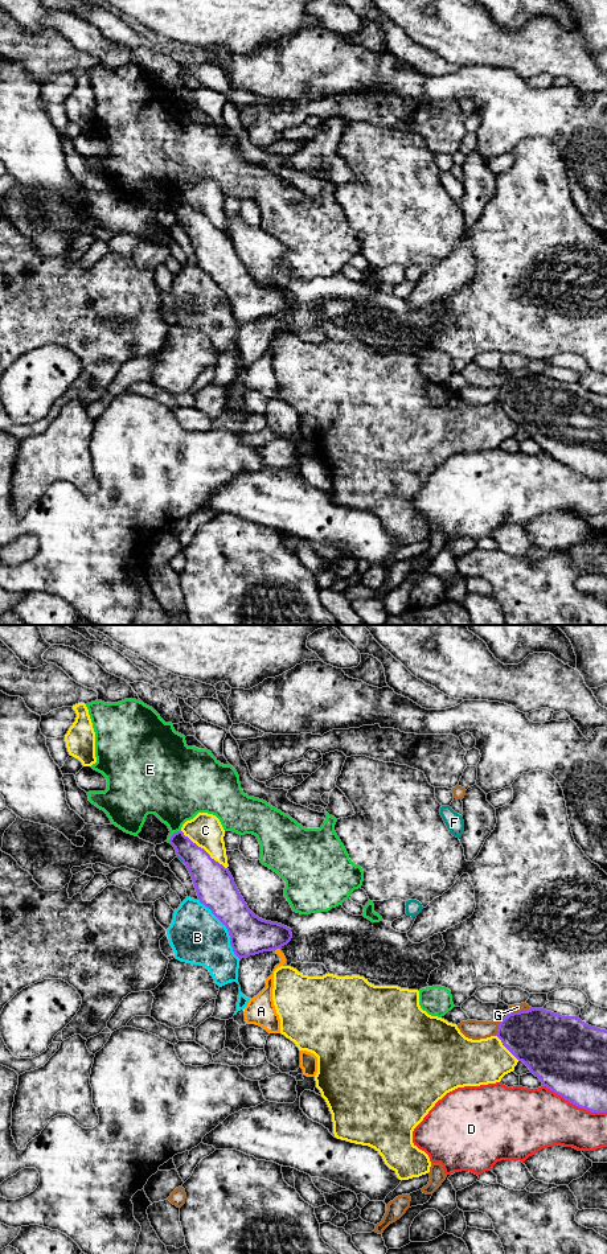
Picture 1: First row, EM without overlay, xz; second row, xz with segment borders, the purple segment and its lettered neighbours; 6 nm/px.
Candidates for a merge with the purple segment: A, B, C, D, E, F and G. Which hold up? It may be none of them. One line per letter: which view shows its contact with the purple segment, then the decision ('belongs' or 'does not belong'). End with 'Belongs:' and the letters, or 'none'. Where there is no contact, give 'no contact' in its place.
A: meets purple in xz; does not belong
B: meets purple in xz; does not belong
C: meets purple in xz; does not belong
D: meets purple in xz; does not belong
E: meets purple in xz; does not belong
F: meets purple in xz; does not belong
G: meets purple in xz; does not belong
Belongs: none

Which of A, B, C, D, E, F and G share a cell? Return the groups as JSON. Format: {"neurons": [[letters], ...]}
{"neurons": [["A"], ["B"], ["C"], ["D"], ["E"], ["F"], ["G"]]}

